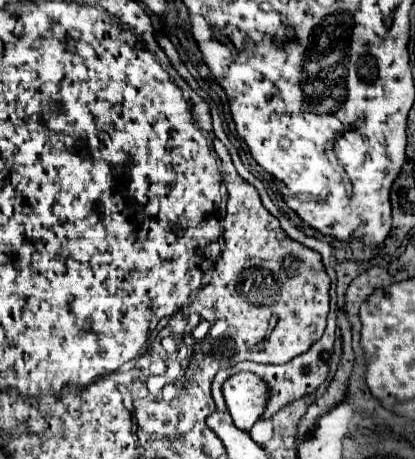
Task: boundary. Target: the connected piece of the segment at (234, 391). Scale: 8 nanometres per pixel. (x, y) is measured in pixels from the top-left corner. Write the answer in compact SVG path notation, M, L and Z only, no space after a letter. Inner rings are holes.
M240 372L224 382L224 398L234 424L240 430L250 430L264 414L270 400L270 390L264 380L252 372Z

